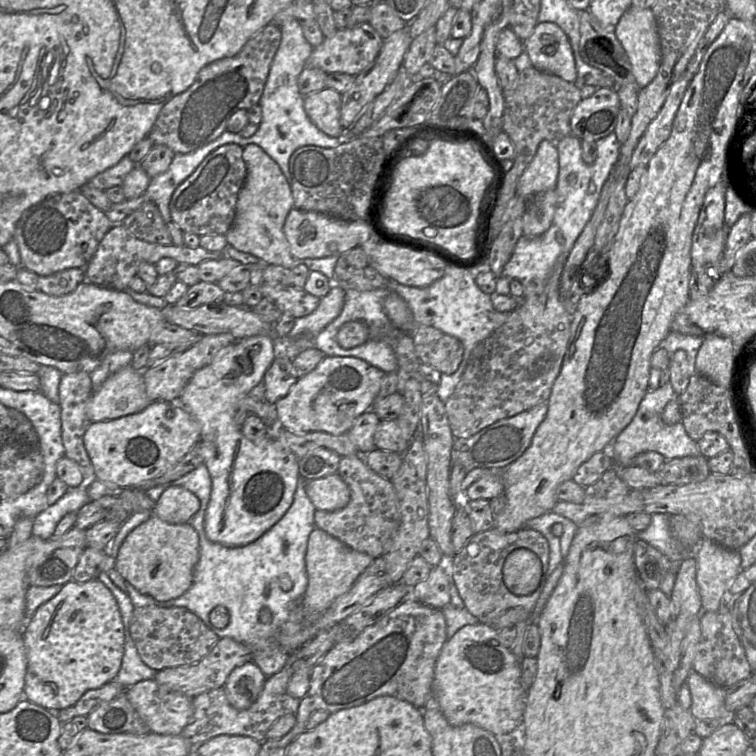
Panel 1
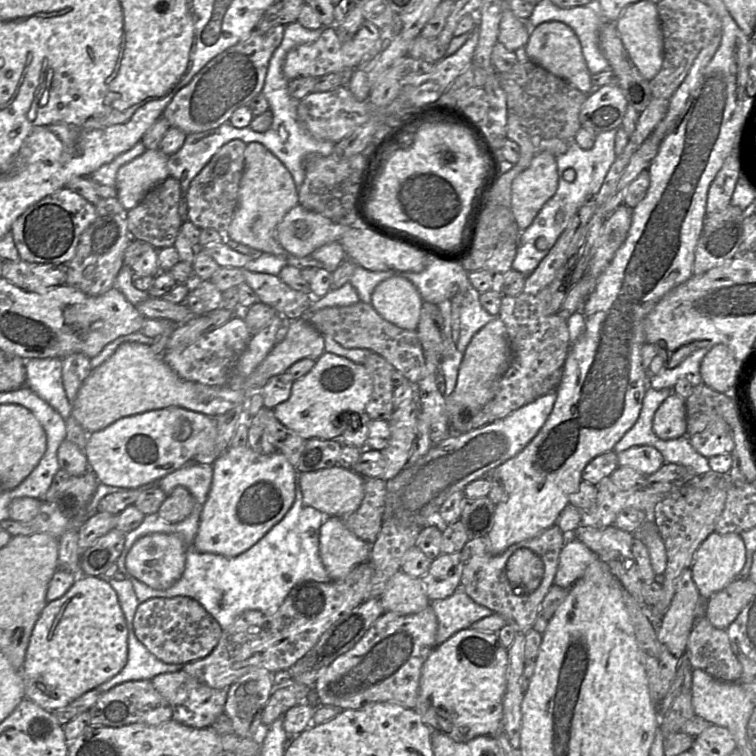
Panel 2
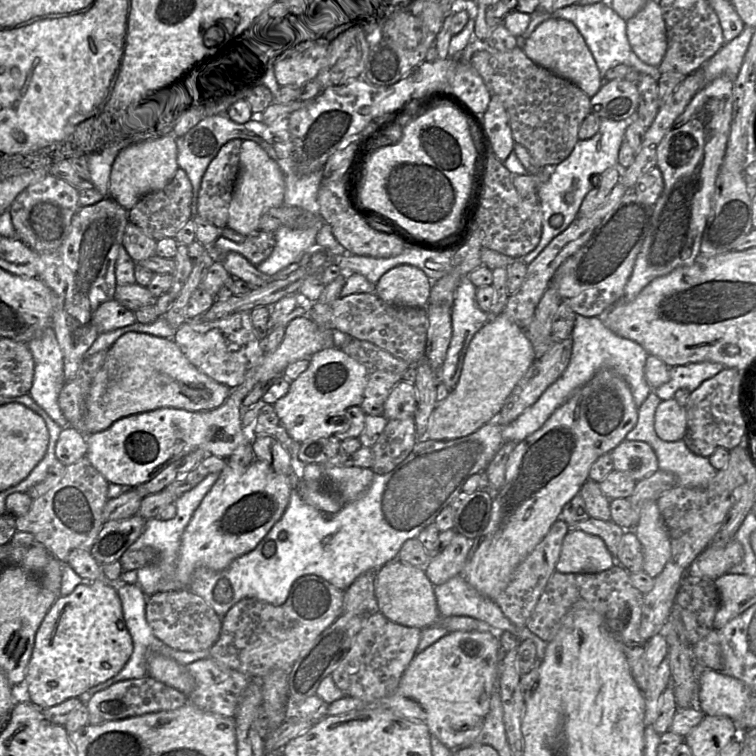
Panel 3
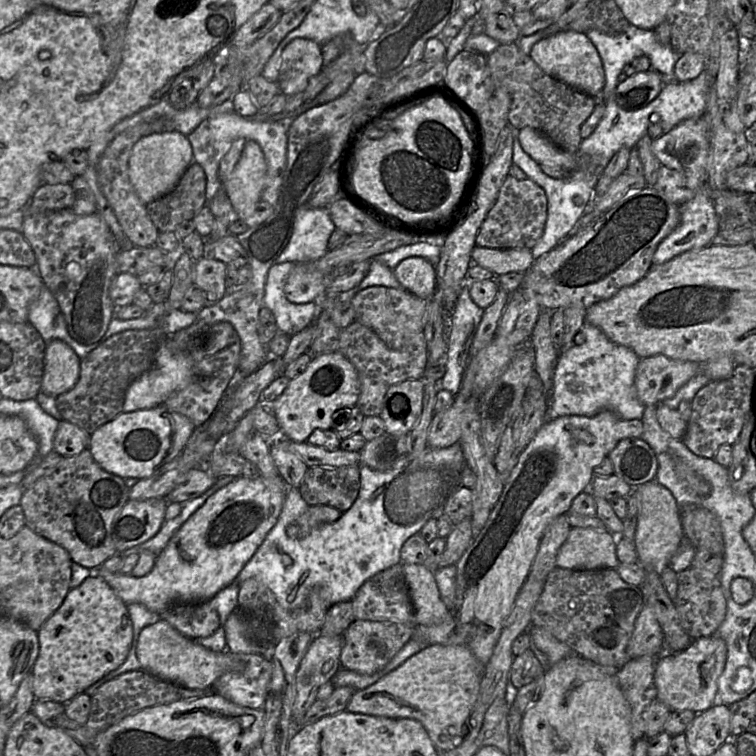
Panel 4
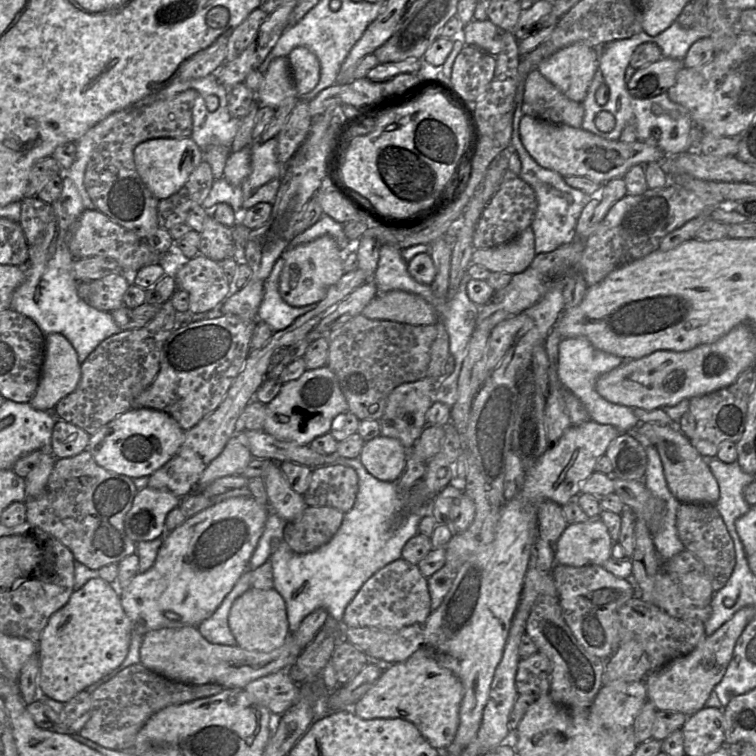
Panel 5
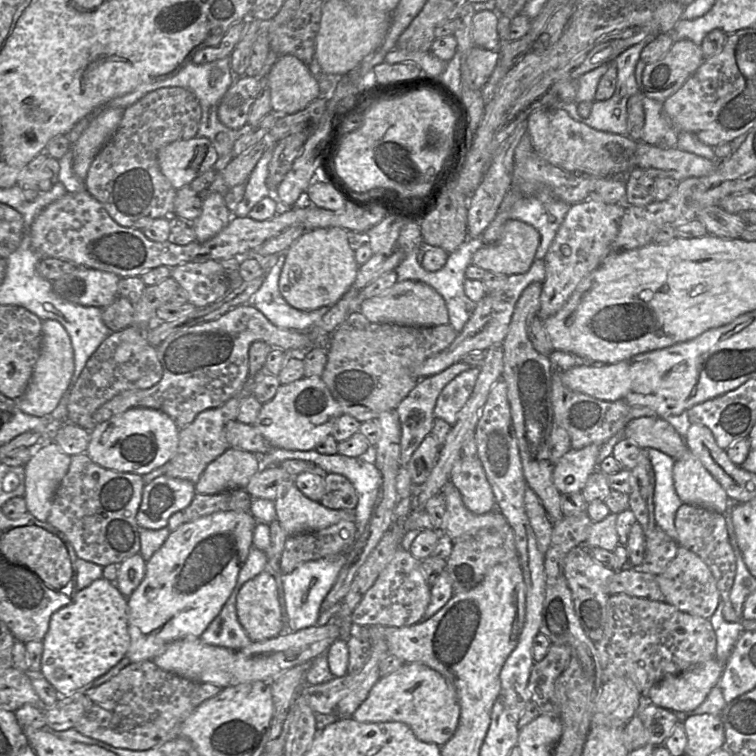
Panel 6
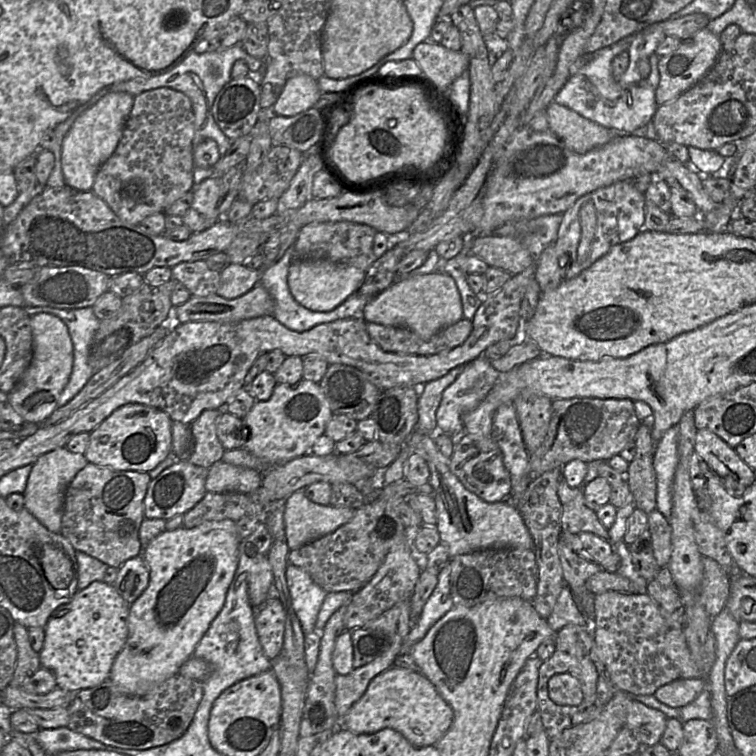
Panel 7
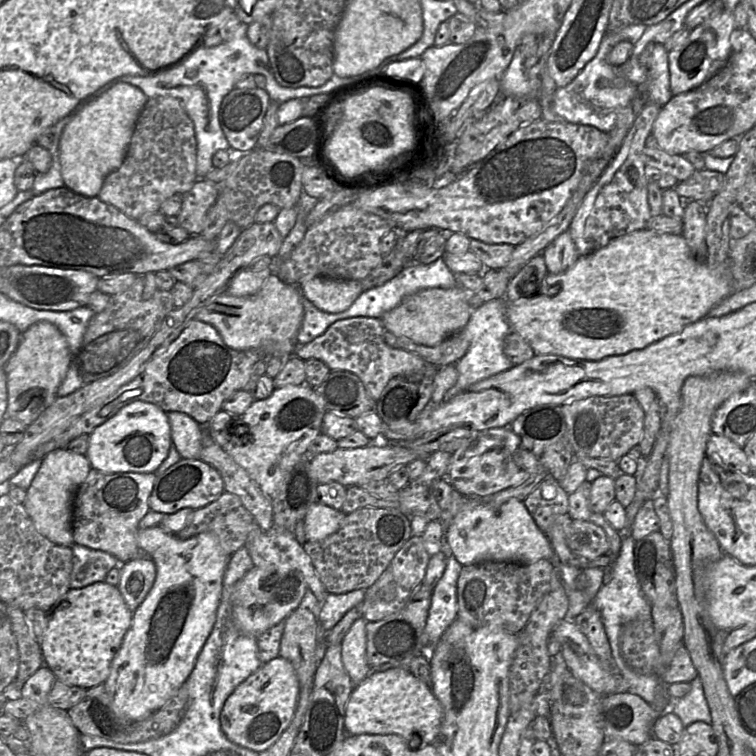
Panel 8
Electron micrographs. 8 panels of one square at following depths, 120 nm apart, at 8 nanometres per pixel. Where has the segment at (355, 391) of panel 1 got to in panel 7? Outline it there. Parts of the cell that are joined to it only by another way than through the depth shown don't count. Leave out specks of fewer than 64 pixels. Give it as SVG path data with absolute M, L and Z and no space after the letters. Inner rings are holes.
M301 379L296 385L278 384L267 401L256 401L242 418L249 428L249 438L243 449L260 458L269 467L282 465L310 452L316 440L324 434L333 413L319 384Z

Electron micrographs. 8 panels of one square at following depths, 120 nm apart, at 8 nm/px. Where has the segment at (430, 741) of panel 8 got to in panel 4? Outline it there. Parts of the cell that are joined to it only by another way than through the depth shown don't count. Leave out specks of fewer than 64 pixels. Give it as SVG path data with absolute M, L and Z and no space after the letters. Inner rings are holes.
M427 645L374 684L354 691L345 710L388 718L417 720L425 728L437 751L447 751L456 745L466 732L468 718L480 692L484 667L466 646Z

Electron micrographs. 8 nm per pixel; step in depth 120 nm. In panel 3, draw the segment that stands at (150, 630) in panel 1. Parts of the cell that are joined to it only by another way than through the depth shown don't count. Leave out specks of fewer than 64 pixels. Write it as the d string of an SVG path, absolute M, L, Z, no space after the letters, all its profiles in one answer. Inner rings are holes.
M187 589L158 592L147 597L145 616L154 636L179 651L210 649L218 640L222 627L222 618L214 609L202 597Z

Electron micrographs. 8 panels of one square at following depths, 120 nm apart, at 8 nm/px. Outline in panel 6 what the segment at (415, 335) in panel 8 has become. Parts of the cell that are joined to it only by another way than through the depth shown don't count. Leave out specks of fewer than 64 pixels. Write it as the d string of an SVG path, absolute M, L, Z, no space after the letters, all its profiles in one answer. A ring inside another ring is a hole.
M414 280L397 281L379 295L363 301L359 311L367 320L378 324L433 327L449 323L448 310L443 297L428 284Z

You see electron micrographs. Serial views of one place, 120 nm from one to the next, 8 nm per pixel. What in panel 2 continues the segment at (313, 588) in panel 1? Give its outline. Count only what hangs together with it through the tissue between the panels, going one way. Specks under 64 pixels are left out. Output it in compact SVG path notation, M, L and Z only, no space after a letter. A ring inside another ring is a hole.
M332 516L320 527L319 554L331 581L345 578L370 557L371 544L358 538L341 518Z

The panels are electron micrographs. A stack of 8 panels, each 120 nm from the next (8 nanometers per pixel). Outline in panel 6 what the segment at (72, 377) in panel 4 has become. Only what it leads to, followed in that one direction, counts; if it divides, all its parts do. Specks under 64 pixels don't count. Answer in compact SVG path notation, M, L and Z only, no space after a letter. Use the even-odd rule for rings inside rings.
M53 319L42 320L42 347L40 355L35 363L30 382L24 394L16 400L16 406L24 413L38 416L50 417L52 411L57 407L61 398L68 392L74 373L74 351L70 337L62 324Z

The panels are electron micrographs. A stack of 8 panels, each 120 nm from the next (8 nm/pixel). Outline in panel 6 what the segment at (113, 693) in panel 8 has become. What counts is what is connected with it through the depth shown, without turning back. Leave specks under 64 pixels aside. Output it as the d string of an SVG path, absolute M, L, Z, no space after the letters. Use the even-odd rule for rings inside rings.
M222 511L205 517L201 517L192 522L184 522L176 530L172 531L169 534L160 549L155 552L153 556L146 562L145 576L141 583L133 591L133 593L129 597L127 597L128 633L130 636L130 646L126 653L126 657L128 658L130 663L148 660L152 661L162 652L167 644L183 638L199 638L201 636L208 625L219 614L236 584L239 571L249 554L250 548L252 547L253 533L257 522L258 521L250 512Z

